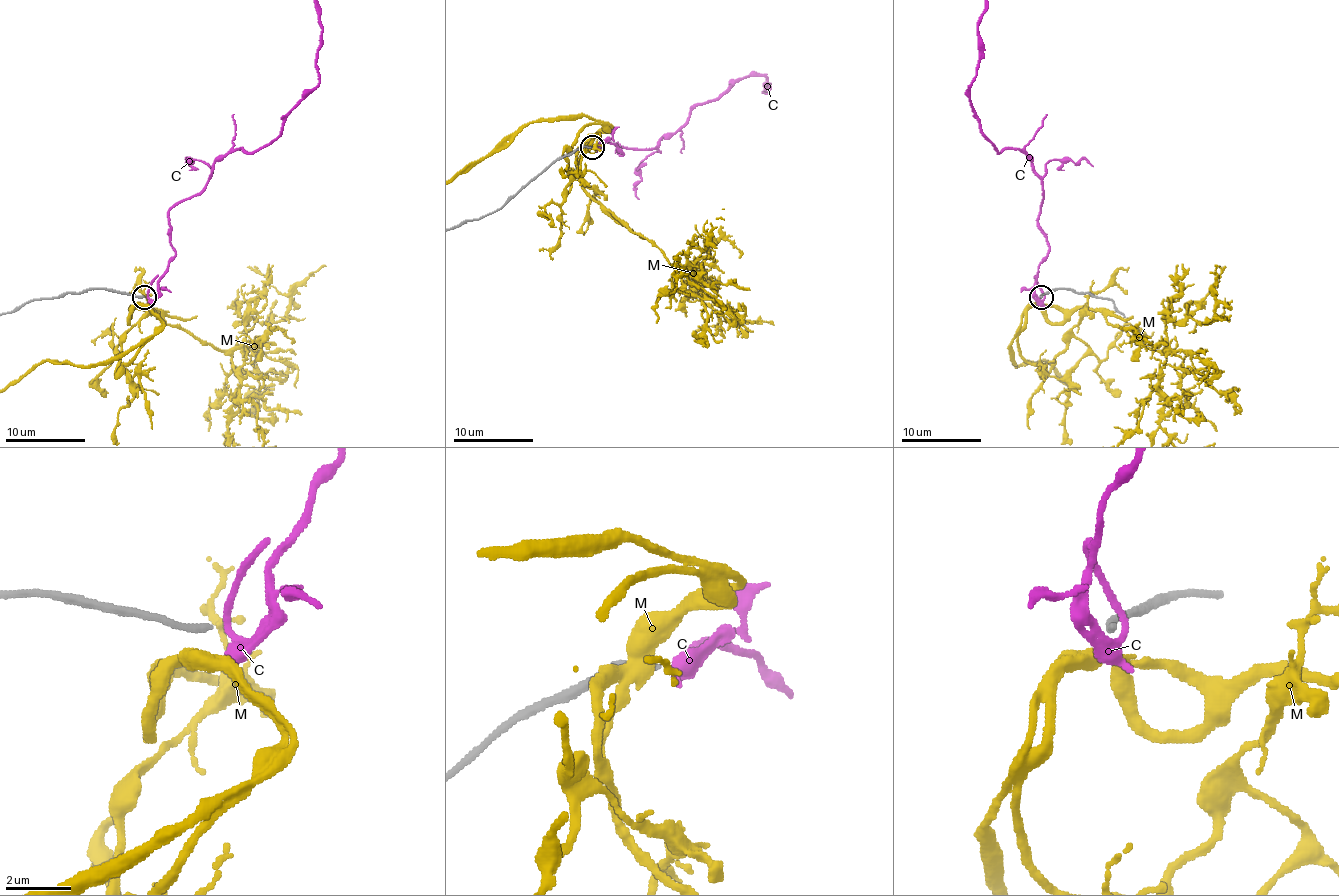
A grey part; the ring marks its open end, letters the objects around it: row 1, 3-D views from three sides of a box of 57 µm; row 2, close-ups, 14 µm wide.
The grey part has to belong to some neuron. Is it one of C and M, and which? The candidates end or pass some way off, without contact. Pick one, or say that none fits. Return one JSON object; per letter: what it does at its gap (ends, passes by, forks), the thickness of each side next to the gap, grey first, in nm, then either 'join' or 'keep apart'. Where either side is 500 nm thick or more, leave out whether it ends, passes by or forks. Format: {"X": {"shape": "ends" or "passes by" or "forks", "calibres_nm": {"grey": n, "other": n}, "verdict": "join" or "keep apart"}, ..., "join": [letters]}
{"C": {"shape": "passes by", "calibres_nm": {"grey": 200, "other": 190}, "verdict": "keep apart"}, "M": {"shape": "passes by", "calibres_nm": {"grey": 200, "other": 400}, "verdict": "keep apart"}, "join": []}

